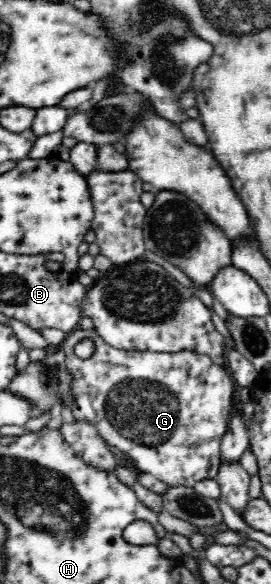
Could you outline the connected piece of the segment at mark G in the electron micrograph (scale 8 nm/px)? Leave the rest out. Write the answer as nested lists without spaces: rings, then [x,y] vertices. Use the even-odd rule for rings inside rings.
[[[77,328],[67,334],[62,346],[65,366],[72,380],[72,415],[78,421],[92,425],[112,449],[122,451],[134,471],[150,473],[172,487],[192,487],[203,479],[217,479],[221,465],[221,441],[228,433],[228,423],[234,409],[234,380],[230,378],[227,366],[220,366],[212,358],[195,351],[156,353],[118,349],[108,345],[94,328]],[[84,339],[91,339],[95,345],[94,353],[87,359],[81,359],[74,352],[76,343]]]

